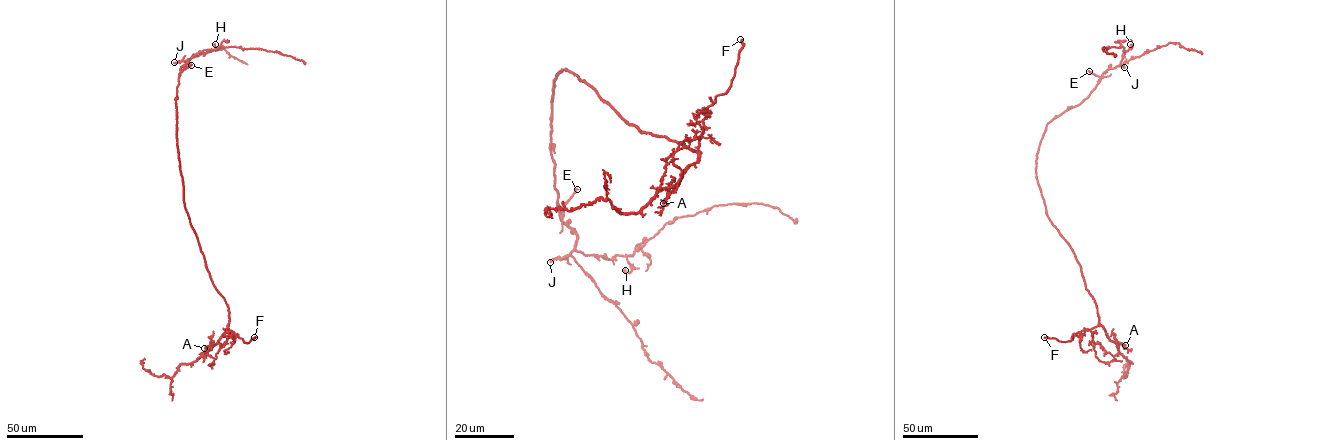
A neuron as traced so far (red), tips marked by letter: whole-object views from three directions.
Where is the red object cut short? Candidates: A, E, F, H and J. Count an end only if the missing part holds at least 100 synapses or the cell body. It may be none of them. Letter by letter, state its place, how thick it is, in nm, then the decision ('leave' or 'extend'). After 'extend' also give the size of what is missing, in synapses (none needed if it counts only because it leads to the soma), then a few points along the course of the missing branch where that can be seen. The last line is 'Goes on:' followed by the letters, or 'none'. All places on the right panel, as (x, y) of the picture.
A: at (1125, 345); 240 nm thick; leave
E: at (1089, 71); 100 nm thick; leave
F: at (1044, 337); 260 nm thick; extend
H: at (1130, 44); 550 nm thick; leave
J: at (1124, 67); 300 nm thick; extend; about 160 synapses; missing branch runs (1124, 67), (1120, 73), (1121, 69), (1131, 63), (1142, 67), (1167, 68)
Goes on: F, J

